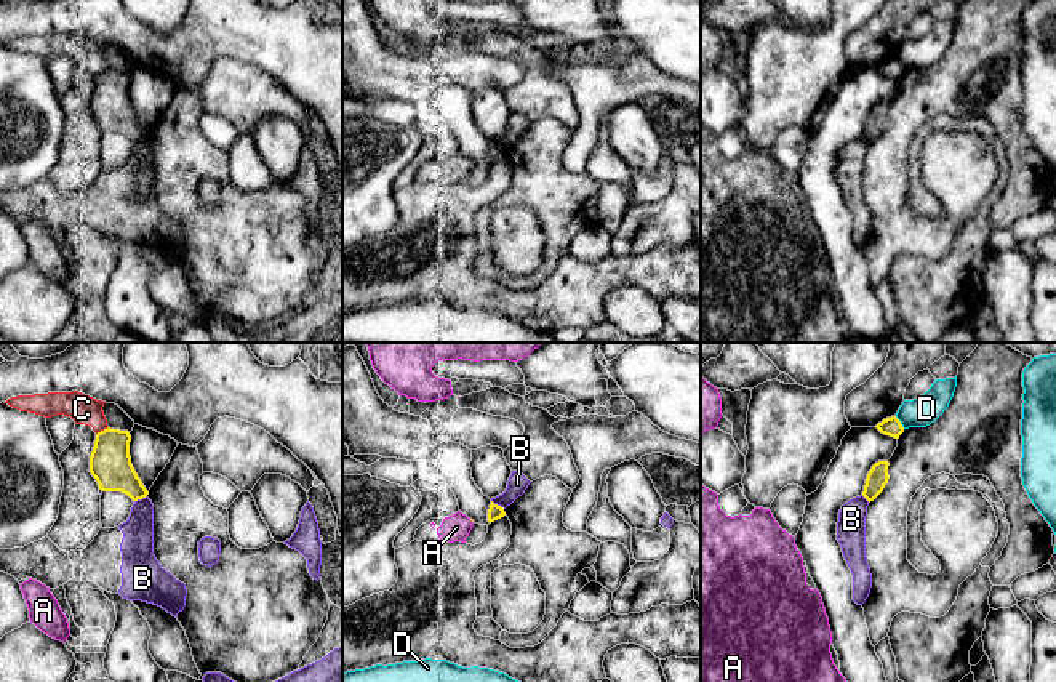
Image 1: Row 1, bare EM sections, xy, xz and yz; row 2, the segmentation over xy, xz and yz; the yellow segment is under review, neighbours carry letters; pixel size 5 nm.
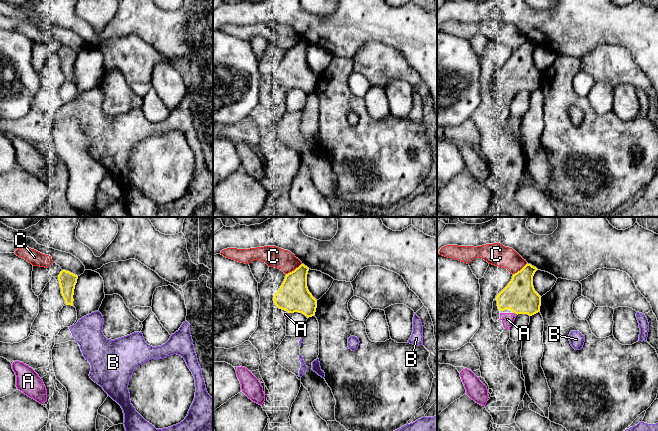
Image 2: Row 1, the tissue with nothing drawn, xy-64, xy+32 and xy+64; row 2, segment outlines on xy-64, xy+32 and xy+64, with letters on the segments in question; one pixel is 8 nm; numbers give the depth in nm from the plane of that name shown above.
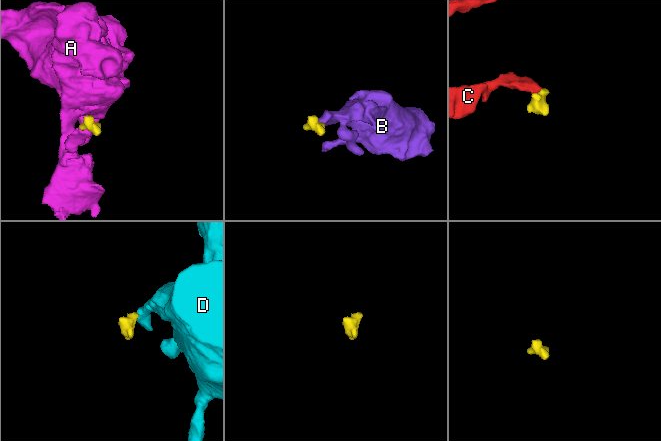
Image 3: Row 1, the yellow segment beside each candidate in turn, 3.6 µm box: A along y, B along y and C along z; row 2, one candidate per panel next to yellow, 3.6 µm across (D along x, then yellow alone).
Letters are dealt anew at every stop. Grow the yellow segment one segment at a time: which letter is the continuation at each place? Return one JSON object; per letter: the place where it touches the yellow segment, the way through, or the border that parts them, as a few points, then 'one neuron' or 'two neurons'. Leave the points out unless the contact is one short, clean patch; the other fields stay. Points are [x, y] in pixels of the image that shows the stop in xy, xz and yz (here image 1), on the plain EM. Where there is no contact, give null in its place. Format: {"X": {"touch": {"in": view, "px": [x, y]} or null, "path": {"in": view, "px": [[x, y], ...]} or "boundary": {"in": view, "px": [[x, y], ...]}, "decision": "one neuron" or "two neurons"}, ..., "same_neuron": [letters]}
{"A": {"touch": null, "decision": "one neuron"}, "B": {"touch": {"in": "xz", "px": [496, 146]}, "boundary": {"in": "xz", "px": [[492, 141], [504, 149]]}, "decision": "two neurons"}, "C": {"touch": {"in": "xy", "px": [101, 72]}, "boundary": {"in": "xy", "px": [[108, 68], [96, 76]]}, "decision": "two neurons"}, "D": {"touch": {"in": "yz", "px": [900, 64]}, "boundary": {"in": "yz", "px": [[895, 58], [904, 69]]}, "decision": "two neurons"}, "same_neuron": ["A"]}

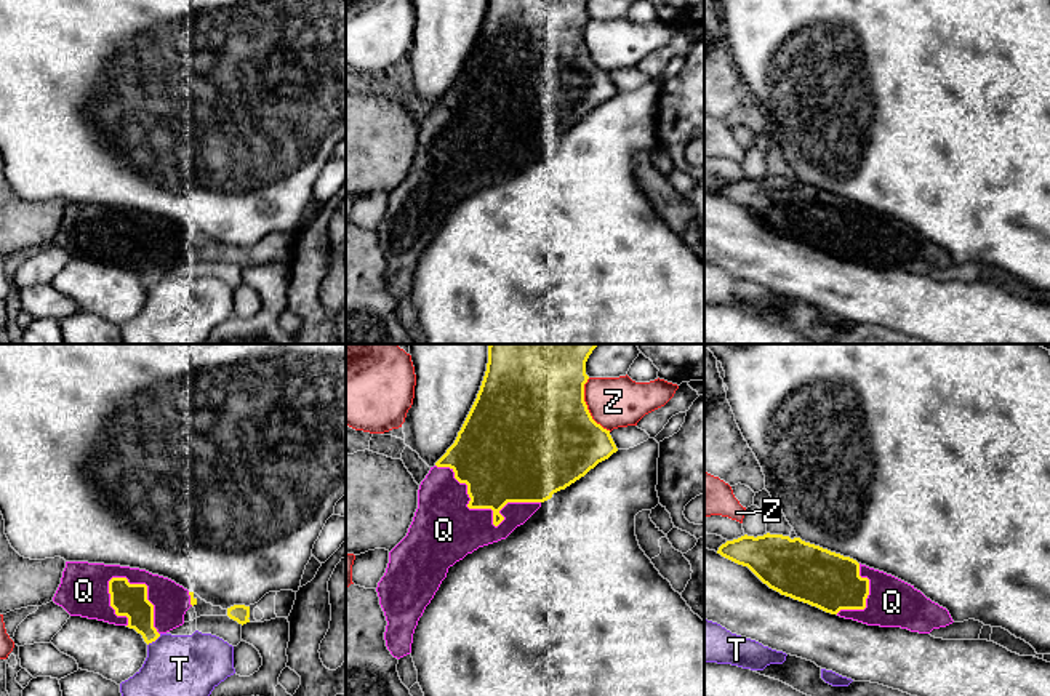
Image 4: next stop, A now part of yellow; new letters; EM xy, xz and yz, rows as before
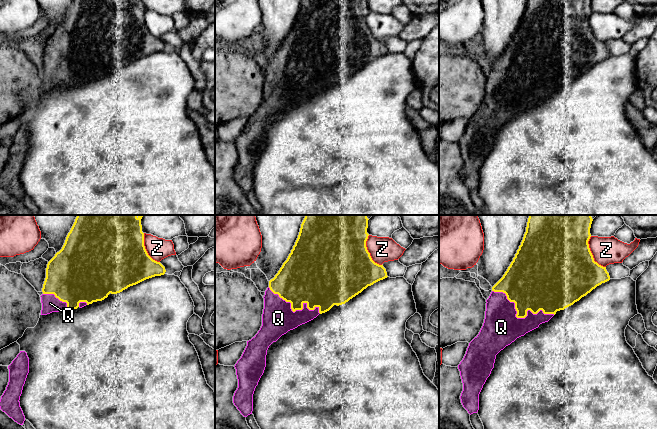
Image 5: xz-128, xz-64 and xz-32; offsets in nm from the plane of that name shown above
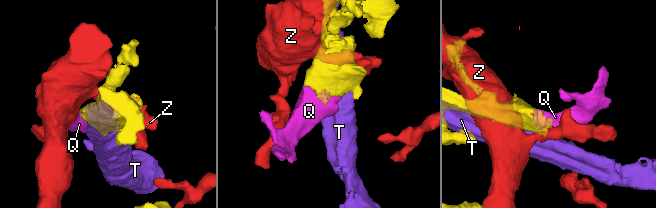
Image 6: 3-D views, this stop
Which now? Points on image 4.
{"Q": {"touch": {"in": "xz", "px": [488, 149]}, "decision": "one neuron"}, "T": {"touch": {"in": "xy", "px": [154, 282]}, "decision": "two neurons"}, "Z": {"touch": {"in": "xz", "px": [586, 48]}, "decision": "two neurons"}, "same_neuron": ["Q"]}

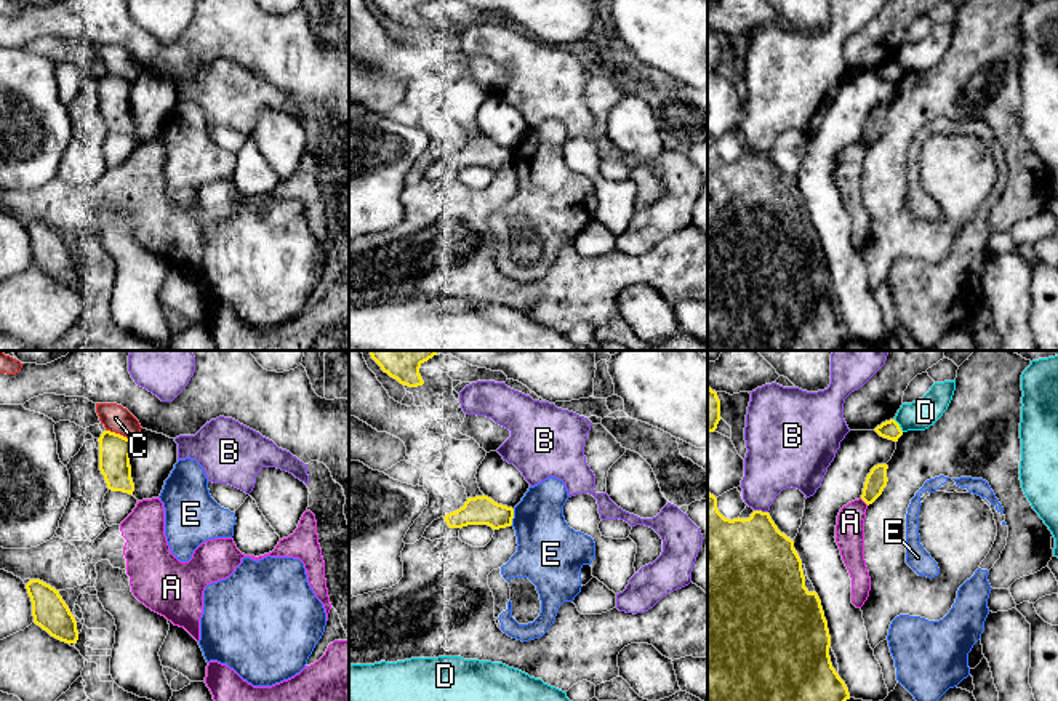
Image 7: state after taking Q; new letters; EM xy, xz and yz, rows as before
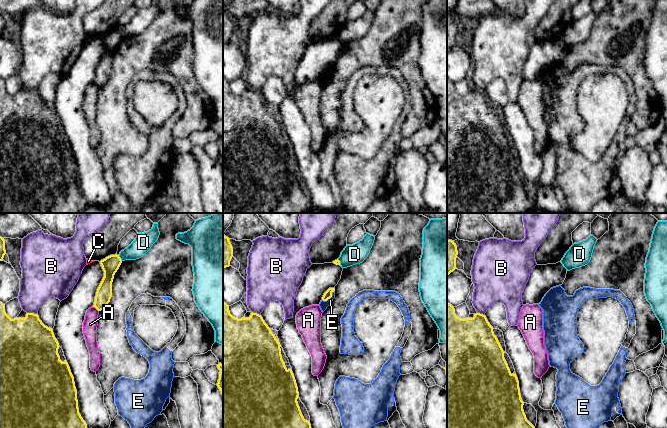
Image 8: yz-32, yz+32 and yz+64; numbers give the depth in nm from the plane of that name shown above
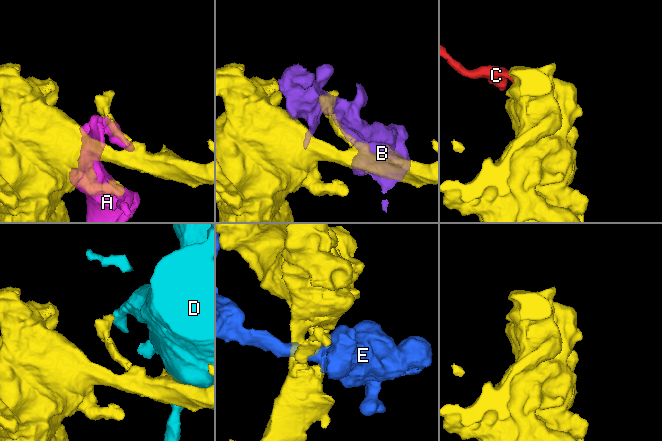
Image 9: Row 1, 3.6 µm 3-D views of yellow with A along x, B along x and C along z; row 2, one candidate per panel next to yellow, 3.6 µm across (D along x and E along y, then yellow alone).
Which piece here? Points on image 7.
{"A": {"touch": {"in": "yz", "px": [865, 143]}, "boundary": {"in": "yz", "px": [[860, 140], [868, 146]]}, "decision": "two neurons"}, "B": {"touch": {"in": "yz", "px": [761, 152]}, "decision": "two neurons"}, "C": {"touch": {"in": "xy", "px": [119, 76]}, "boundary": {"in": "xy", "px": [[106, 71], [132, 82]]}, "decision": "two neurons"}, "D": {"touch": {"in": "yz", "px": [898, 68]}, "decision": "two neurons"}, "E": {"touch": {"in": "xz", "px": [512, 159]}, "decision": "two neurons"}, "same_neuron": []}

